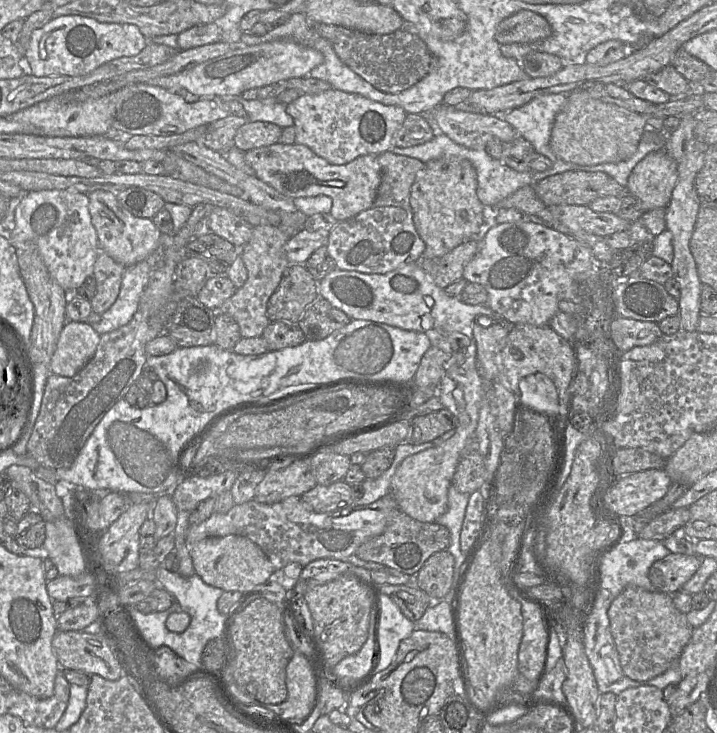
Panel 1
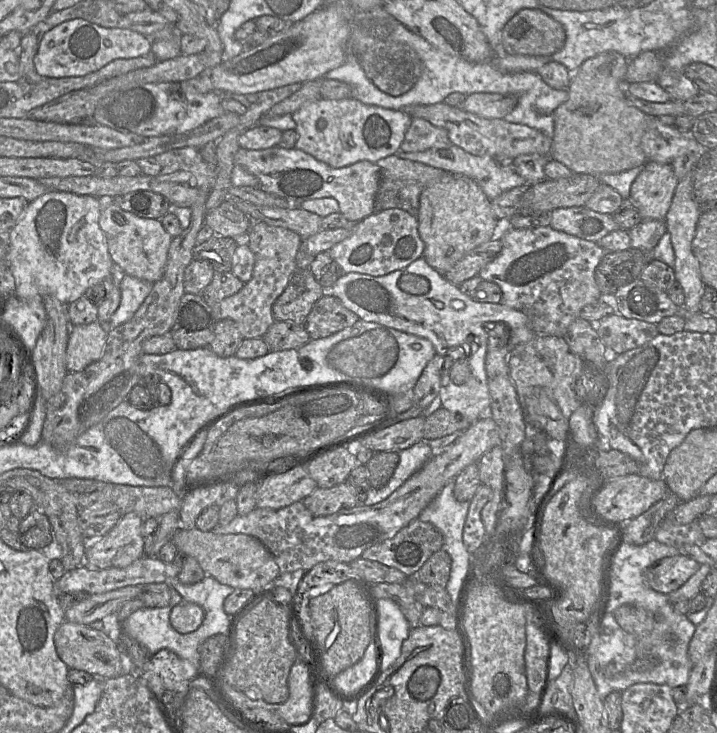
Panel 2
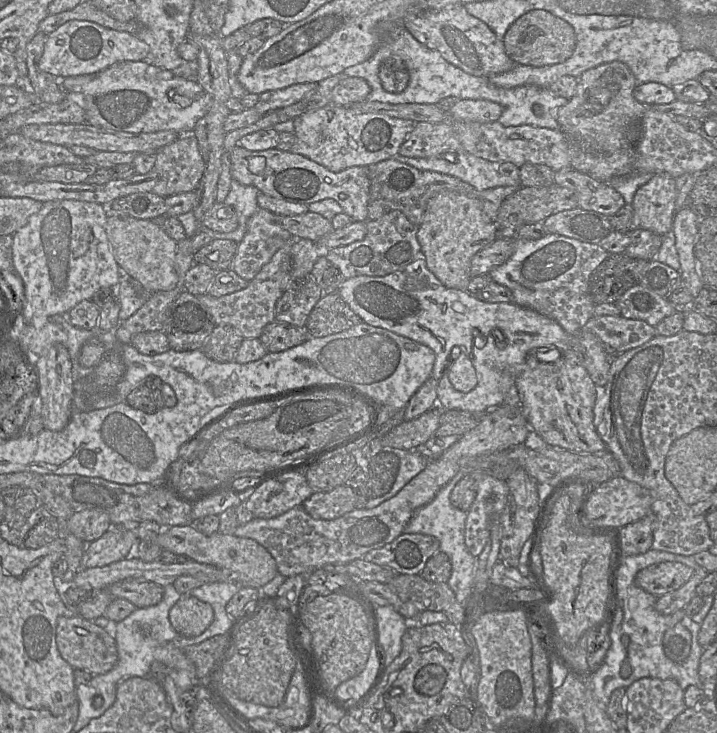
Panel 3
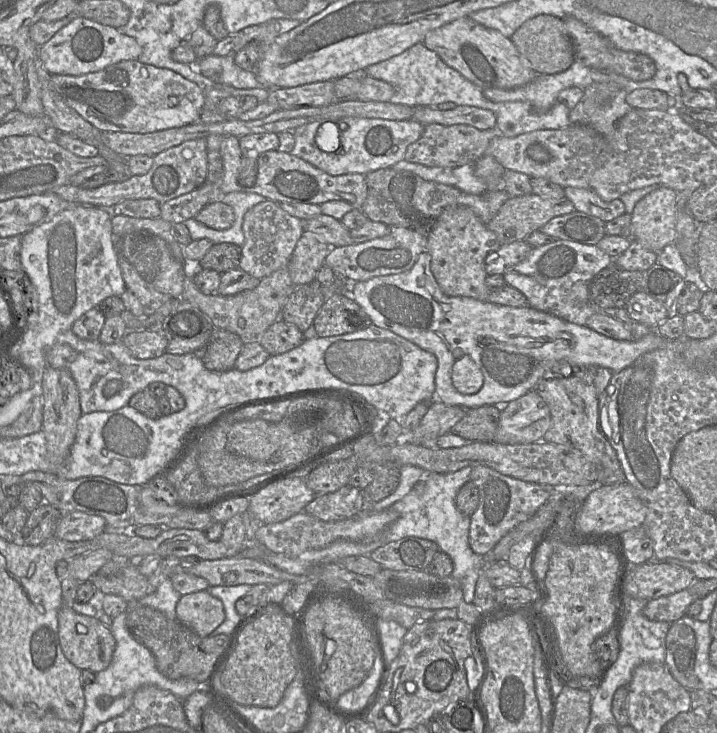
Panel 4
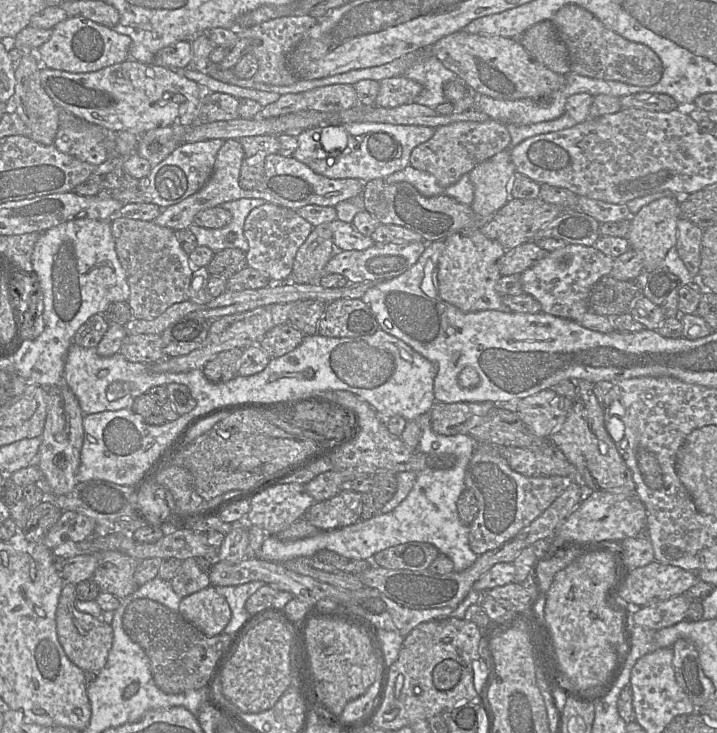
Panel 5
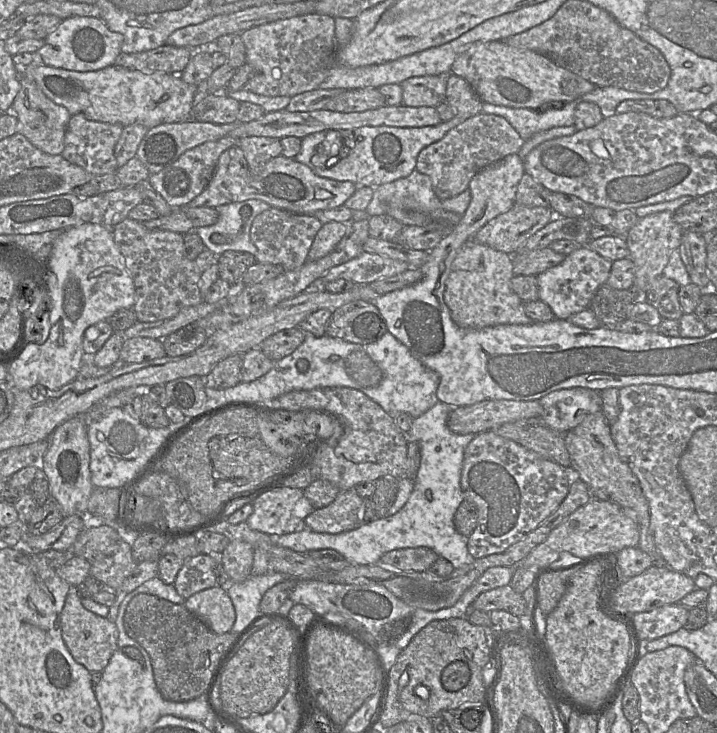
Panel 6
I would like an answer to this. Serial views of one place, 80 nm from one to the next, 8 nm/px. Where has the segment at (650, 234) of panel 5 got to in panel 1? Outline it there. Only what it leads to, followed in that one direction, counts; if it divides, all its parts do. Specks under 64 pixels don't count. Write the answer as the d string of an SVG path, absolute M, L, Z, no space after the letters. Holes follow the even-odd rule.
M664 149L653 151L633 168L627 192L641 201L645 211L666 208L677 179L677 162Z

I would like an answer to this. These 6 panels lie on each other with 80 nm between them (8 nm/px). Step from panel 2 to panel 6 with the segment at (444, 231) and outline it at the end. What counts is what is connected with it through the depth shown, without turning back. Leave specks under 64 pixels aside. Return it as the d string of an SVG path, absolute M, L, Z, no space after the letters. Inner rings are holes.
M469 240L452 263L443 295L454 323L464 329L533 323L524 312L522 299L511 288L513 276L512 255Z

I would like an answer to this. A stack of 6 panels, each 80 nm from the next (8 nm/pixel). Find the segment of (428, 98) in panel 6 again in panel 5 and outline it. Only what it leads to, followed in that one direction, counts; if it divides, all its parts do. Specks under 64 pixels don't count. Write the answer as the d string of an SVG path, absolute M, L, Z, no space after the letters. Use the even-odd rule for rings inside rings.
M404 76L383 79L379 83L374 104L385 108L413 103L423 89L421 84Z

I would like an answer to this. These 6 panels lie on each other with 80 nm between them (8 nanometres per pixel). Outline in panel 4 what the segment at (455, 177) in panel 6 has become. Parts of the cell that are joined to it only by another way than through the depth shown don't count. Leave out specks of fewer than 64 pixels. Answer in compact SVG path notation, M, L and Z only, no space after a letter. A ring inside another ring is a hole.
M427 124L424 125L421 137L407 147L404 159L428 167L456 168L466 164L475 164L477 160L486 155L490 143L500 134L496 126L480 130L465 124Z

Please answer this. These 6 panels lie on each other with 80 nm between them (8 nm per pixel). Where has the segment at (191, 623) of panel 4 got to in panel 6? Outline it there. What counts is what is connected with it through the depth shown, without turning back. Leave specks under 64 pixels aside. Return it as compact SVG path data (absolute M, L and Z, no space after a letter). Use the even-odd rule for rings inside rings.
M216 585L184 601L185 607L216 634L230 632L235 622L235 609L226 589Z

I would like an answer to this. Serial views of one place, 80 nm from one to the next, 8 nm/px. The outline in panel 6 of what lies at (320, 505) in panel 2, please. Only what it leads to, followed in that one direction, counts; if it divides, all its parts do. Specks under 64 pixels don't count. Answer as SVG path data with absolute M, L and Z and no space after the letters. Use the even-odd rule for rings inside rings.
M354 489L341 491L332 503L314 509L305 519L305 527L329 534L353 530L364 523L363 500Z

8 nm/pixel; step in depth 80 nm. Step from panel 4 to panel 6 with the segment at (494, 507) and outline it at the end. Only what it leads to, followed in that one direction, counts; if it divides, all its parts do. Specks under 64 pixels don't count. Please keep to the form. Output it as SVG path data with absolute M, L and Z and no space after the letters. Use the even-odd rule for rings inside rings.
M488 430L476 434L465 449L461 473L464 498L475 505L478 512L477 526L468 537L469 553L475 559L479 559L501 553L523 539L559 507L569 492L572 480L573 476L569 469L497 435L494 431Z

